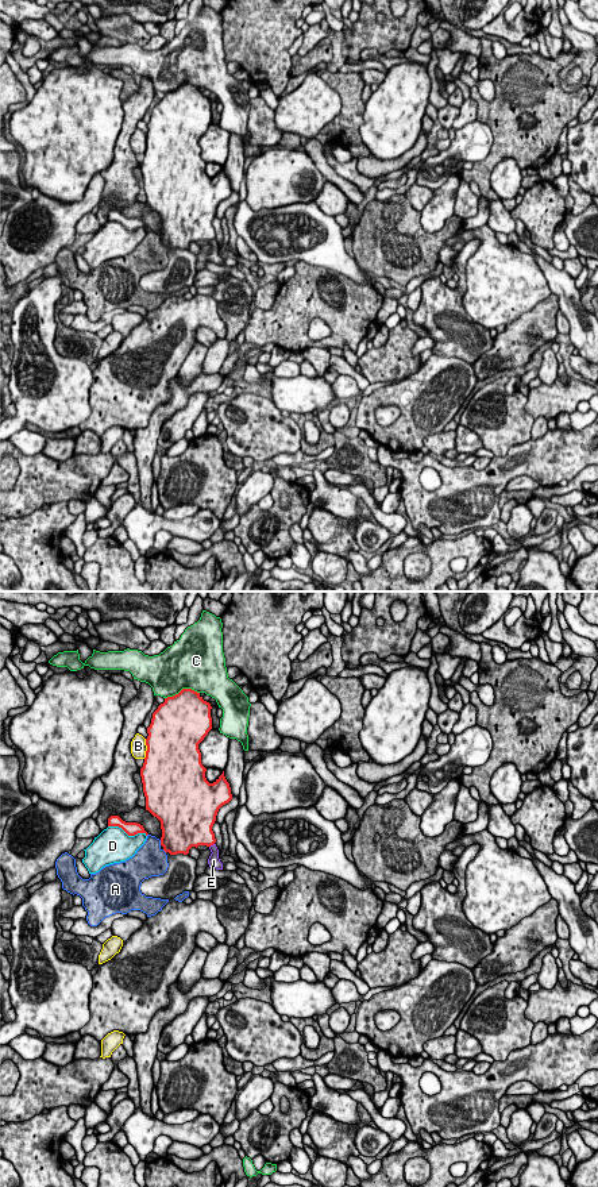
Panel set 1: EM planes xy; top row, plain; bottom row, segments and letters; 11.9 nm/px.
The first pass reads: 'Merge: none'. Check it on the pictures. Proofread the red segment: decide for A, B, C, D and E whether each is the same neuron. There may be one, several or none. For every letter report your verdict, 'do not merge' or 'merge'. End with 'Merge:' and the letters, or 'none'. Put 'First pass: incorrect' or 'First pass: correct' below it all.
A: do not merge
B: do not merge
C: do not merge
D: do not merge
E: do not merge
Merge: none
First pass: correct

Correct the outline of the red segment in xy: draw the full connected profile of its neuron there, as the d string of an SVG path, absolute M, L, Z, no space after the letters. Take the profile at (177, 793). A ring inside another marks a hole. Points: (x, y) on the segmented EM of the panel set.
M182 689L178 694L165 698L153 713L147 728L146 758L140 768L146 810L161 821L161 845L170 855L188 855L192 847L216 843L212 826L219 809L232 799L231 787L223 774L209 783L207 768L201 763L198 744L212 729L211 704L200 693Z

